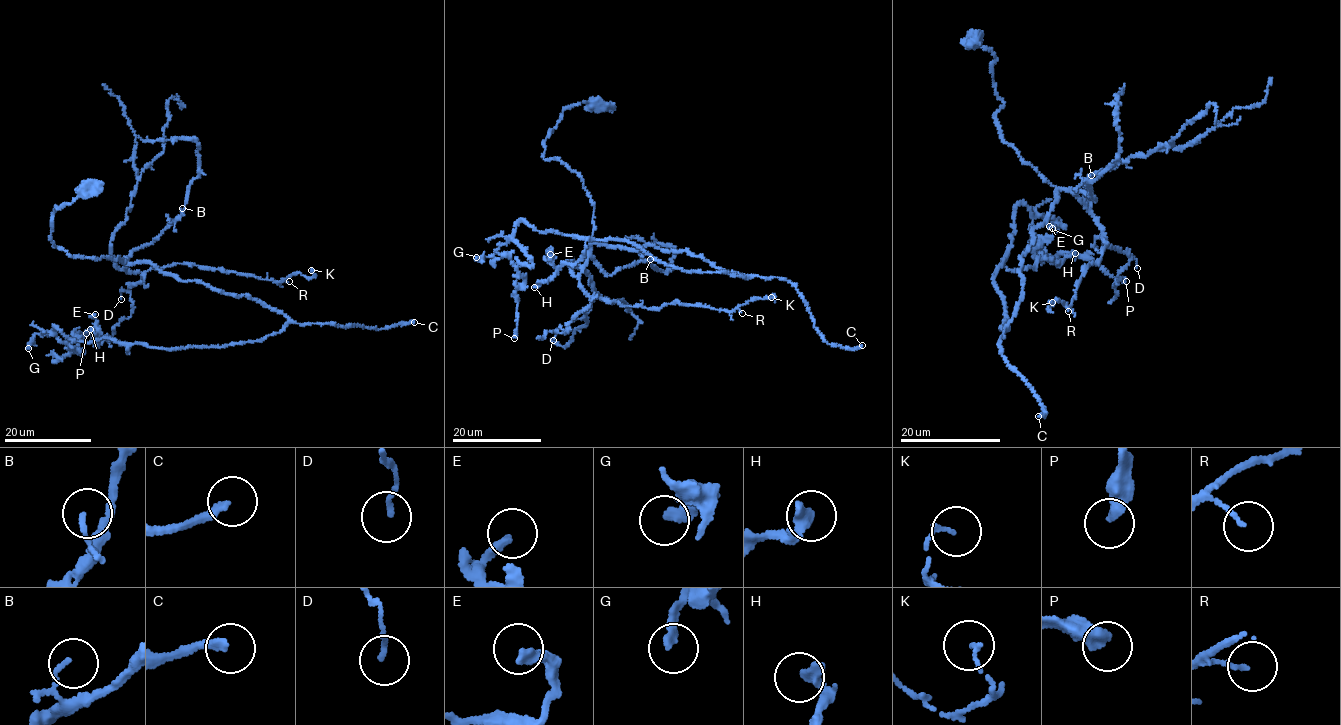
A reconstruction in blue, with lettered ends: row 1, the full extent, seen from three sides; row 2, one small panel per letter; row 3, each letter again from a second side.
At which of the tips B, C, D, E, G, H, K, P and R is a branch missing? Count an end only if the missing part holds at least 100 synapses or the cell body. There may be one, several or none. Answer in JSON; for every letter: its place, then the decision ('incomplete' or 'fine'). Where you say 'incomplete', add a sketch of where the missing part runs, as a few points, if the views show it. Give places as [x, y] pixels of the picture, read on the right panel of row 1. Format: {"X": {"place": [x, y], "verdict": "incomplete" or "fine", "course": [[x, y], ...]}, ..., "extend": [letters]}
{"B": {"place": [1091, 175], "verdict": "fine"}, "C": {"place": [1038, 416], "verdict": "incomplete"}, "D": {"place": [1137, 268], "verdict": "fine"}, "E": {"place": [1049, 226], "verdict": "fine"}, "G": {"place": [1052, 228], "verdict": "fine"}, "H": {"place": [1075, 253], "verdict": "fine"}, "K": {"place": [1052, 302], "verdict": "fine"}, "P": {"place": [1126, 281], "verdict": "fine"}, "R": {"place": [1068, 311], "verdict": "fine"}, "extend": ["C"]}

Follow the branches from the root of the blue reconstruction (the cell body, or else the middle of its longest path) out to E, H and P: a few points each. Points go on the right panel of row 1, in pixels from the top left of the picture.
E: (973, 38), (996, 57), (1000, 135), (1056, 194), (1003, 331), (995, 272), (1043, 259), (1033, 238), (1049, 226)
H: (973, 38), (996, 57), (1000, 135), (1056, 194), (1003, 331), (1003, 260), (1075, 253)
P: (973, 38), (996, 57), (1000, 135), (1056, 194), (1000, 327), (1019, 204), (1042, 259), (1126, 281)

